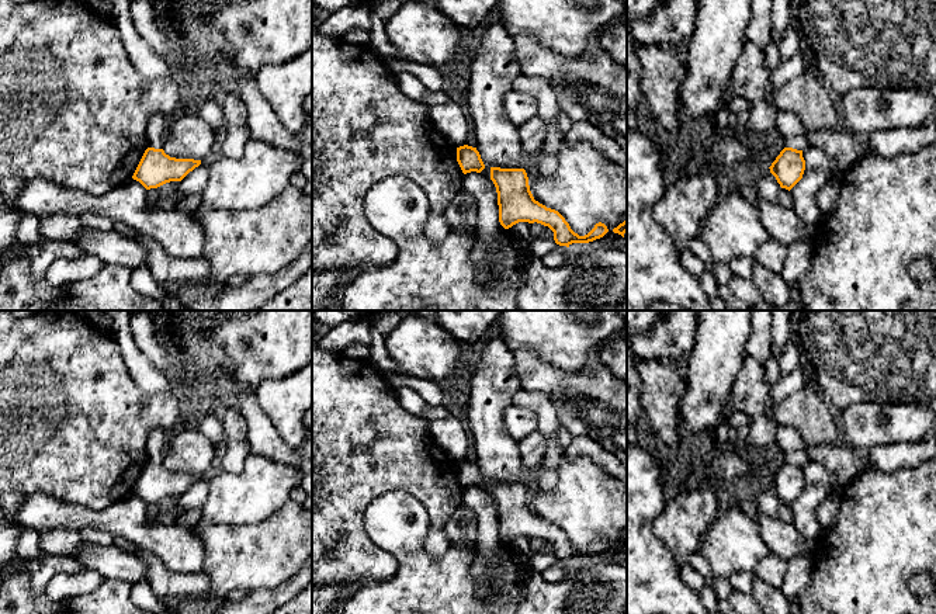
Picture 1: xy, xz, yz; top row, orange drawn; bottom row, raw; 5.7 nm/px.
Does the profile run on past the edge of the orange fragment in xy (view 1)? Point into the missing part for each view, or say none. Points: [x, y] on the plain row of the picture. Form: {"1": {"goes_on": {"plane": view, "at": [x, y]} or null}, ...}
{"1": {"goes_on": {"plane": "xy", "at": [156, 441]}}}

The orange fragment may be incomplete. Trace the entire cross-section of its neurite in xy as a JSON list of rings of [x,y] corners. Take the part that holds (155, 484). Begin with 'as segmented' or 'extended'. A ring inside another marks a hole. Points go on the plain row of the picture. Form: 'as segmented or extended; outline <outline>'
extended; outline [[[155,430],[146,443],[149,462],[145,465],[132,493],[146,504],[157,503],[170,496],[181,496],[190,486],[201,479],[201,475],[176,473],[164,468],[163,450],[169,431]]]

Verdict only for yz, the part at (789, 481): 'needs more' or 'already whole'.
needs more

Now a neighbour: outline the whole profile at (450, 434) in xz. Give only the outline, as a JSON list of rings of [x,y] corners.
[[[460,413],[429,422],[429,430],[436,445],[453,461],[467,459],[468,427]]]

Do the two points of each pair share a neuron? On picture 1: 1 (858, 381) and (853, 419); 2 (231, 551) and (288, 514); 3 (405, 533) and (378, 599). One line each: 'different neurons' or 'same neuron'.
1: different neurons
2: same neuron
3: same neuron

